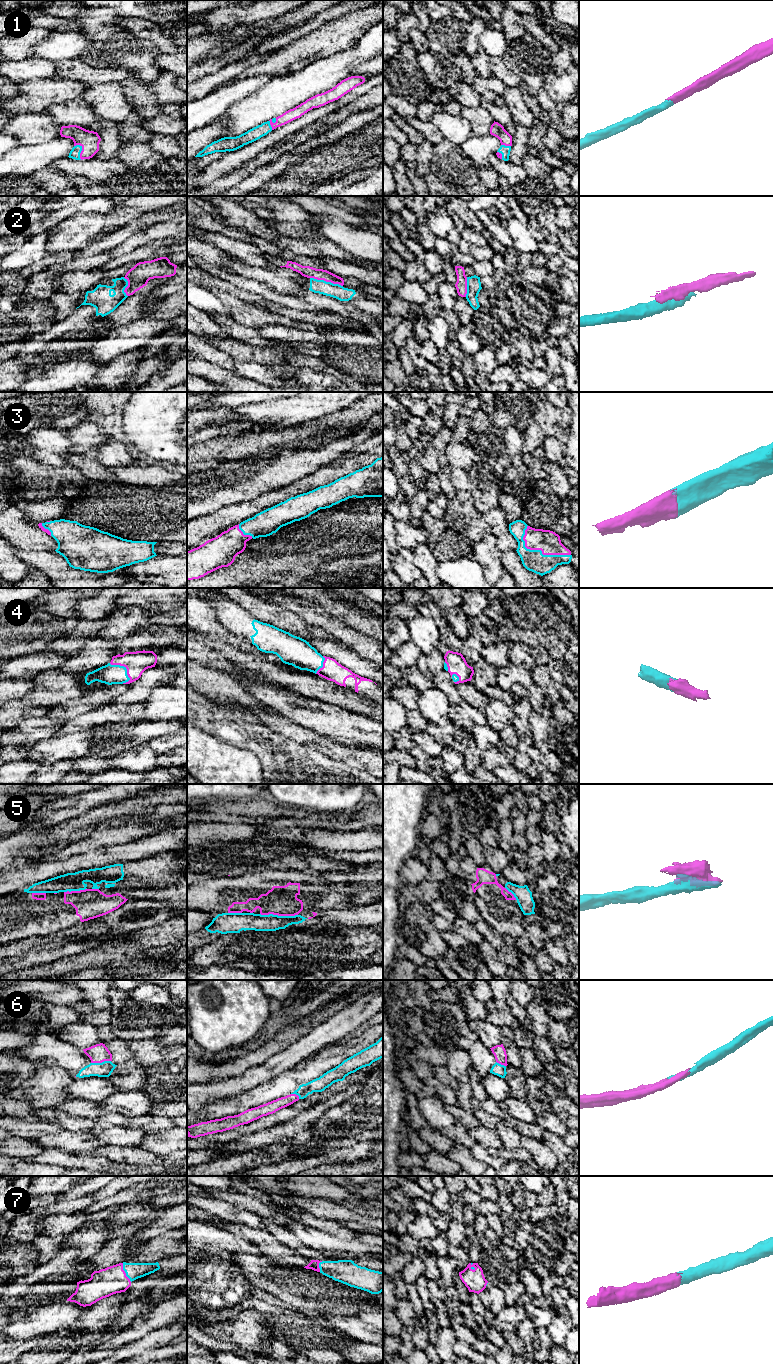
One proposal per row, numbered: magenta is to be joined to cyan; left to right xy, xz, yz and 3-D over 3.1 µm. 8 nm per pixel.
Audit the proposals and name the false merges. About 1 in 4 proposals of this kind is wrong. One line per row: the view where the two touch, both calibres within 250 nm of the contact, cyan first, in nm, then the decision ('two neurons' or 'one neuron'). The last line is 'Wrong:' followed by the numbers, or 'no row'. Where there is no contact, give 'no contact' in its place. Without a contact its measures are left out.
1: meets cyan in xy; 80 nm thick on the cyan side, 160 nm on the other; one neuron
2: meets cyan in xz; 120 nm thick on the cyan side, 90 nm on the other; two neurons
3: meets cyan in yz; 180 nm thick on the cyan side, 180 nm on the other; one neuron
4: meets cyan in xy; 160 nm thick on the cyan side, 180 nm on the other; one neuron
5: meets cyan in xz; 140 nm thick on the cyan side, 240 nm on the other; two neurons
6: meets cyan in xy; 120 nm thick on the cyan side, 150 nm on the other; one neuron
7: meets cyan in xy; 130 nm thick on the cyan side, 220 nm on the other; one neuron
Wrong: 2, 5

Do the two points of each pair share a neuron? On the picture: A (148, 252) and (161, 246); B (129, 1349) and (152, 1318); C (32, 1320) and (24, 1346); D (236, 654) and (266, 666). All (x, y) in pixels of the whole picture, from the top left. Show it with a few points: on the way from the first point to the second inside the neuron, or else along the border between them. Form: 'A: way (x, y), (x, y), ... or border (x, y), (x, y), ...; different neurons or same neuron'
A: way (151, 251), (158, 248); same neuron
B: border (157, 1329), (120, 1346); different neurons
C: border (39, 1336), (10, 1342); different neurons
D: way (243, 658), (259, 664); same neuron

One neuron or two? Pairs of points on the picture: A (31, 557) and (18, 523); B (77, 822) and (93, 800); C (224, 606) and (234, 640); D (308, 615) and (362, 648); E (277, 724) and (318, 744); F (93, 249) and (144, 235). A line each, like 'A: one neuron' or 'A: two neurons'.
A: two neurons
B: two neurons
C: two neurons
D: one neuron
E: one neuron
F: two neurons

